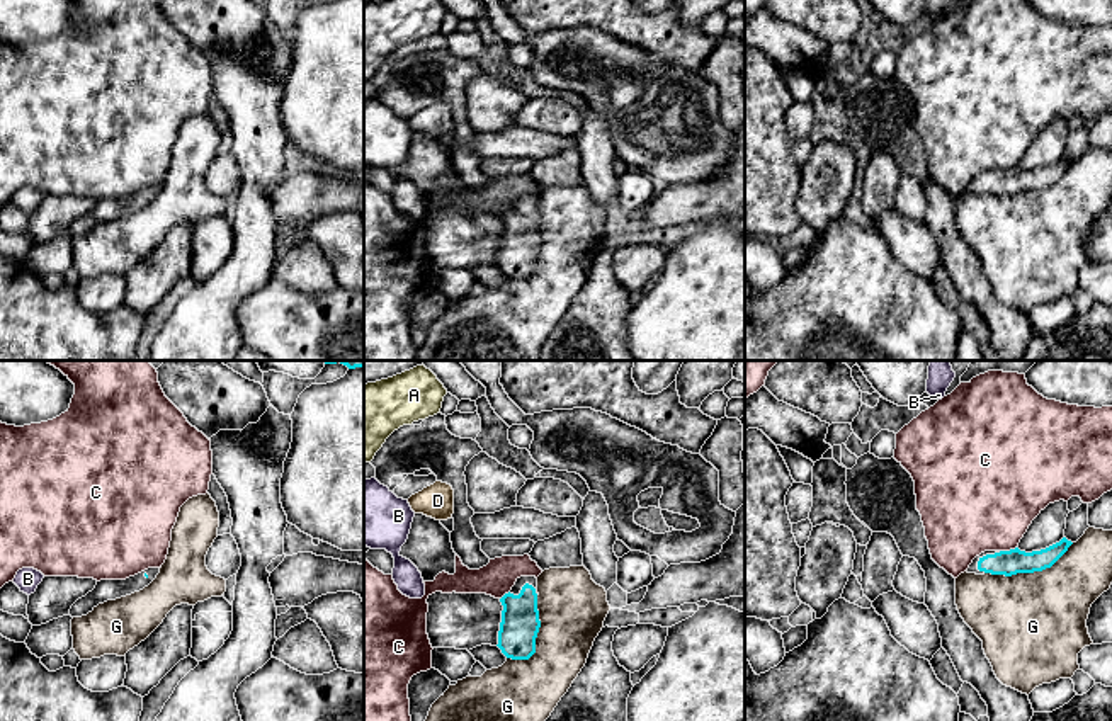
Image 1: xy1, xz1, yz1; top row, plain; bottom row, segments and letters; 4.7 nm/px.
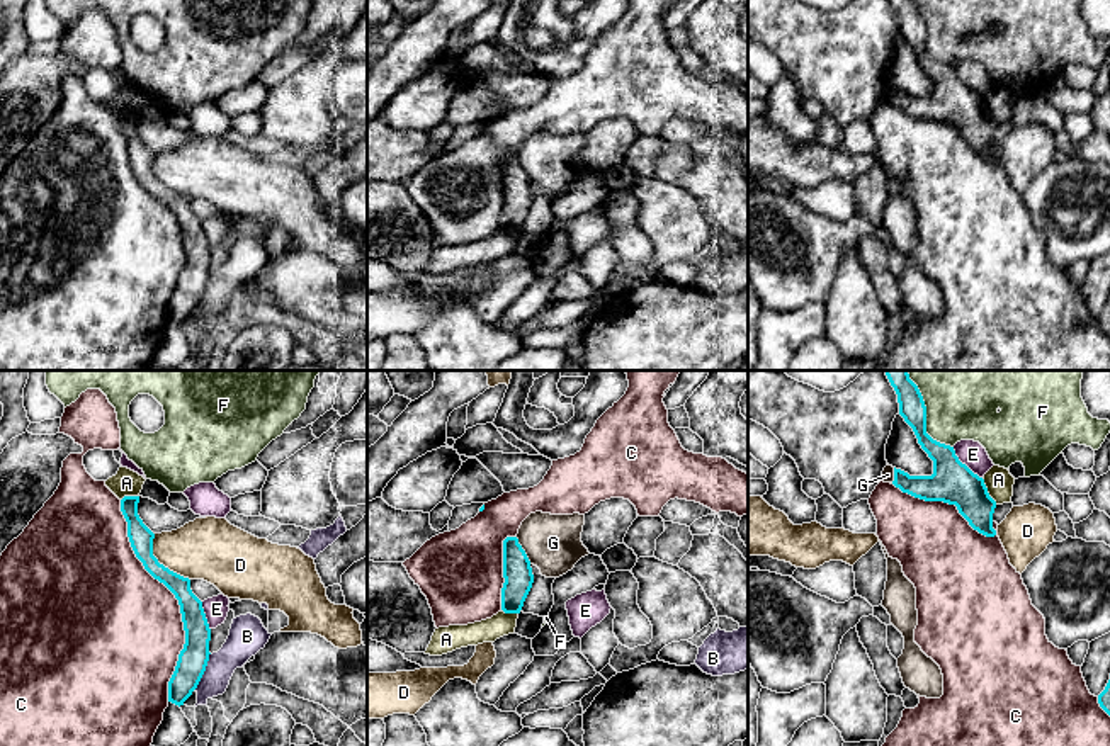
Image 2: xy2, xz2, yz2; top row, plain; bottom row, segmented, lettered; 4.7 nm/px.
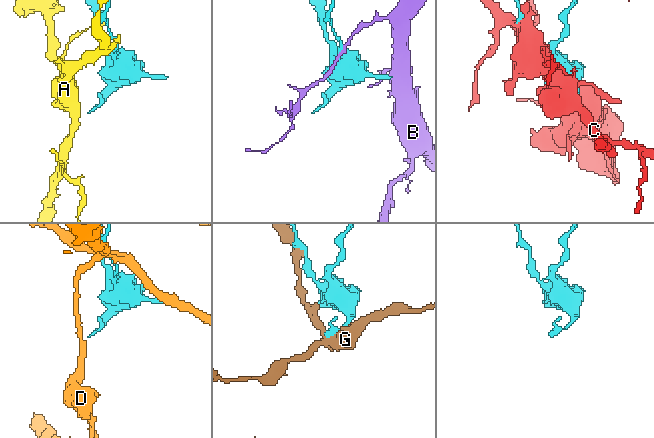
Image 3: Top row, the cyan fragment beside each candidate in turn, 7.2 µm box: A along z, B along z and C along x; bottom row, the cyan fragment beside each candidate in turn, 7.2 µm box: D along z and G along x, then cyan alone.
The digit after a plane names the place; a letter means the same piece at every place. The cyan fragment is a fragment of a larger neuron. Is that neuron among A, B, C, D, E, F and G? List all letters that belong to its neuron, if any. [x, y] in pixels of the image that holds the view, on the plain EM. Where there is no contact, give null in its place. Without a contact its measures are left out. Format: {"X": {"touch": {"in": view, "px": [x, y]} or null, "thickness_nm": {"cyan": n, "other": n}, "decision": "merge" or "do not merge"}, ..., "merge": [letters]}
{"A": {"touch": {"in": "yz2", "px": [986, 111]}, "thickness_nm": {"cyan": 200, "other": 130}, "decision": "do not merge"}, "B": {"touch": {"in": "xy2", "px": [204, 289]}, "thickness_nm": {"cyan": 140, "other": 170}, "decision": "do not merge"}, "C": {"touch": {"in": "xy2", "px": [177, 218]}, "thickness_nm": {"cyan": 130, "other": 480}, "decision": "do not merge"}, "D": {"touch": {"in": "xy2", "px": [158, 182]}, "thickness_nm": {"cyan": 110, "other": 300}, "decision": "do not merge"}, "E": {"touch": {"in": "yz2", "px": [964, 84]}, "thickness_nm": {"cyan": 200, "other": 120}, "decision": "do not merge"}, "F": {"touch": {"in": "yz2", "px": [925, 39]}, "thickness_nm": {"cyan": 140, "other": 280}, "decision": "do not merge"}, "G": {"touch": {"in": "yz1", "px": [1029, 191]}, "thickness_nm": {"cyan": 120, "other": 500}, "decision": "do not merge"}, "merge": []}

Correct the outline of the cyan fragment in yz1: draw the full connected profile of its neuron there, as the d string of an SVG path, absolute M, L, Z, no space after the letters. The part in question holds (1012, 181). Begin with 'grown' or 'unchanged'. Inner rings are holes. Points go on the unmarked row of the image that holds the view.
grown | M1063 156L1059 162L1049 167L1032 172L1020 170L1018 167L1010 170L984 170L973 179L967 192L1012 196L1017 192L1042 190L1051 187L1071 163L1071 160Z

